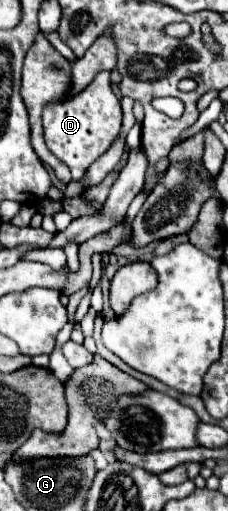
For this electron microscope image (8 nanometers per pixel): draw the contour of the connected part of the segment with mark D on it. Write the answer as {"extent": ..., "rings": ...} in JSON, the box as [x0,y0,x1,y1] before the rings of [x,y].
{"extent":[42,72,122,180],"rings":[[[100,72],[94,82],[72,100],[46,104],[42,112],[42,126],[52,154],[70,168],[72,180],[80,180],[86,168],[98,160],[120,134],[122,108],[110,88],[110,72]]]}

